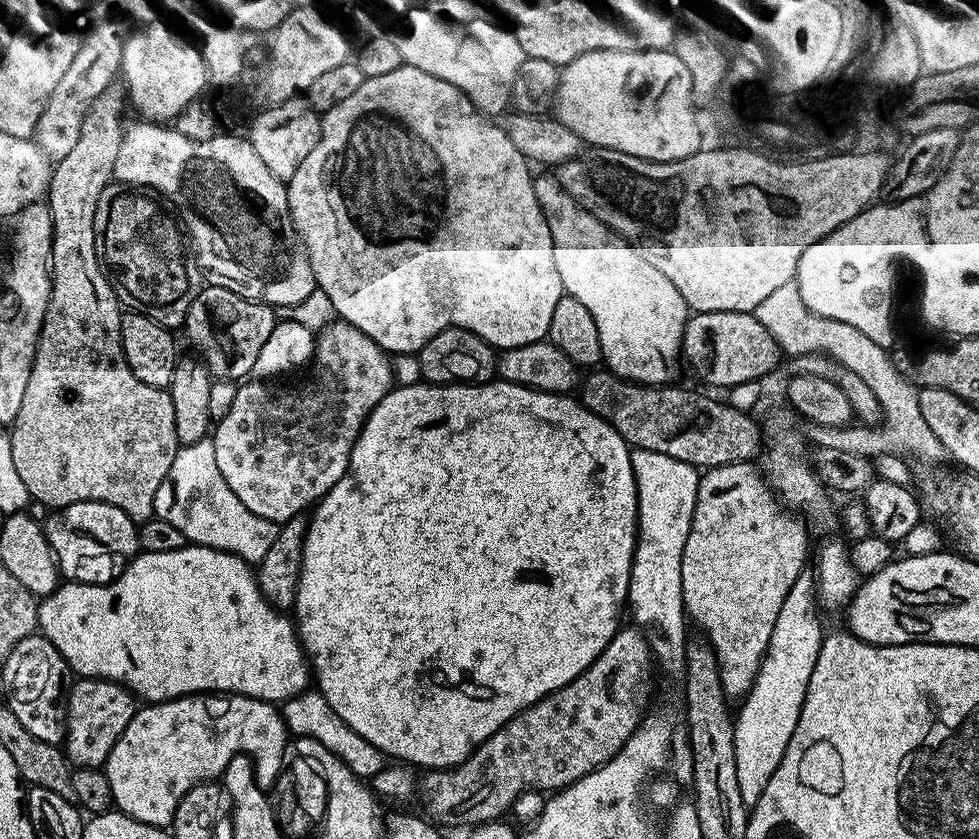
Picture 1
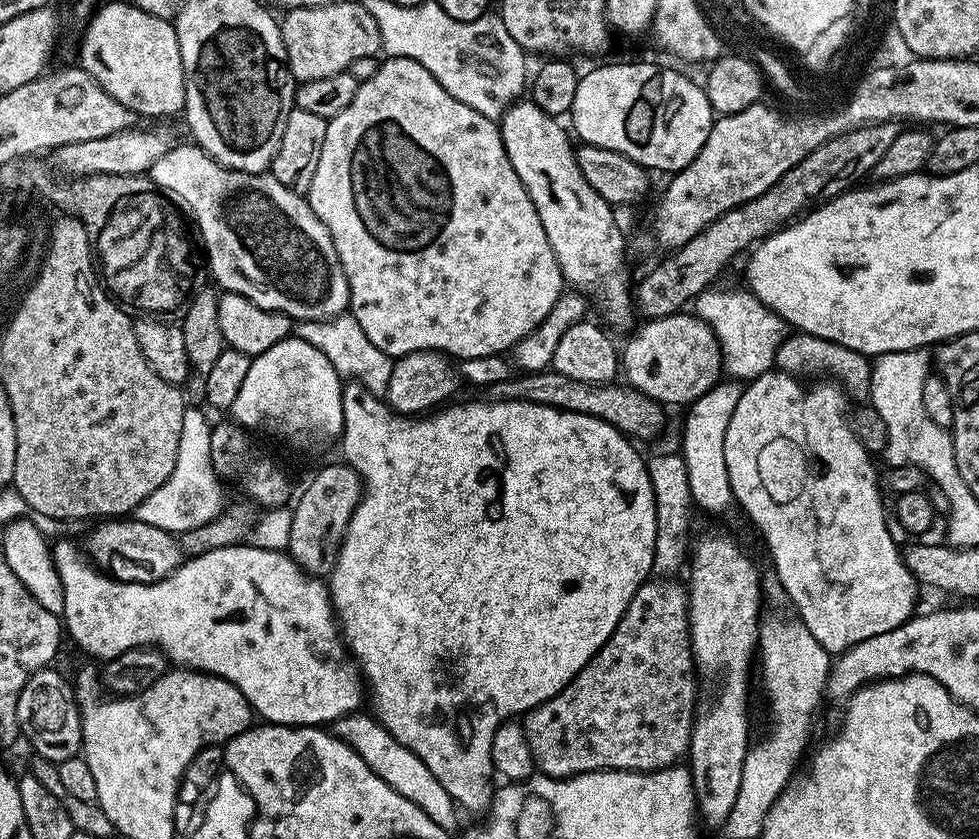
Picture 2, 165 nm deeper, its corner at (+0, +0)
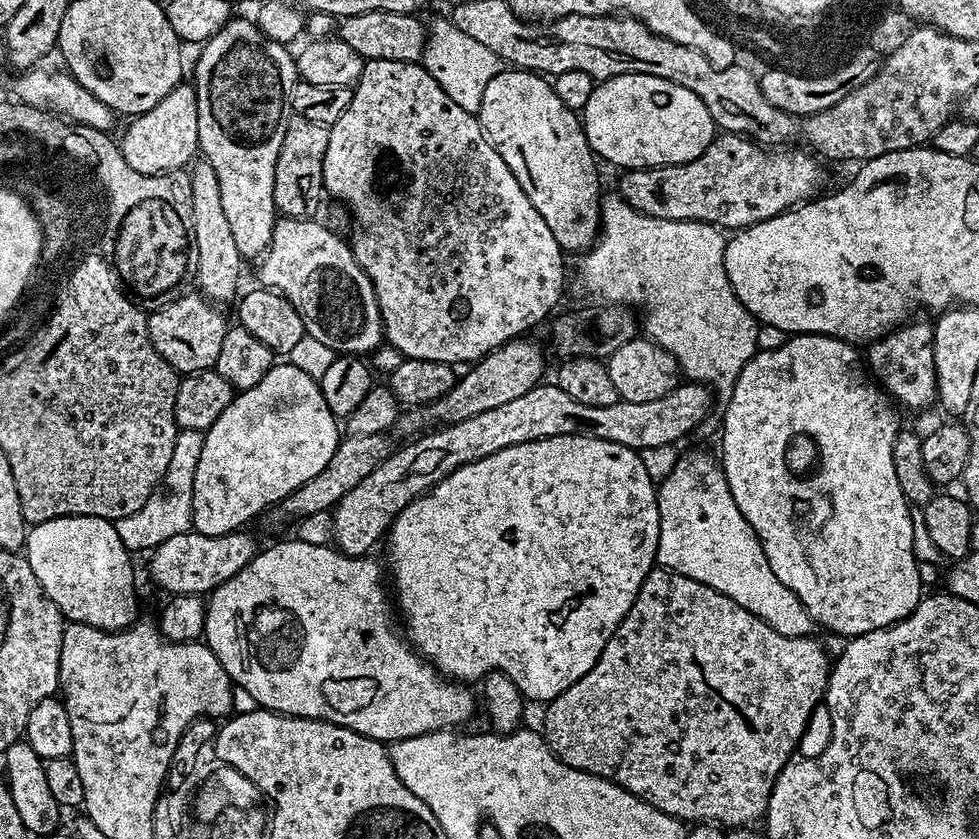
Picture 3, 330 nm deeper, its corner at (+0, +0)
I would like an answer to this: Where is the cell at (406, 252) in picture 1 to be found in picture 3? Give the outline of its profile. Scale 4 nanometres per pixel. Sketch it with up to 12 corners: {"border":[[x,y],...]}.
{"border":[[423,63],[331,125],[383,339],[453,366],[547,321],[564,249]]}

